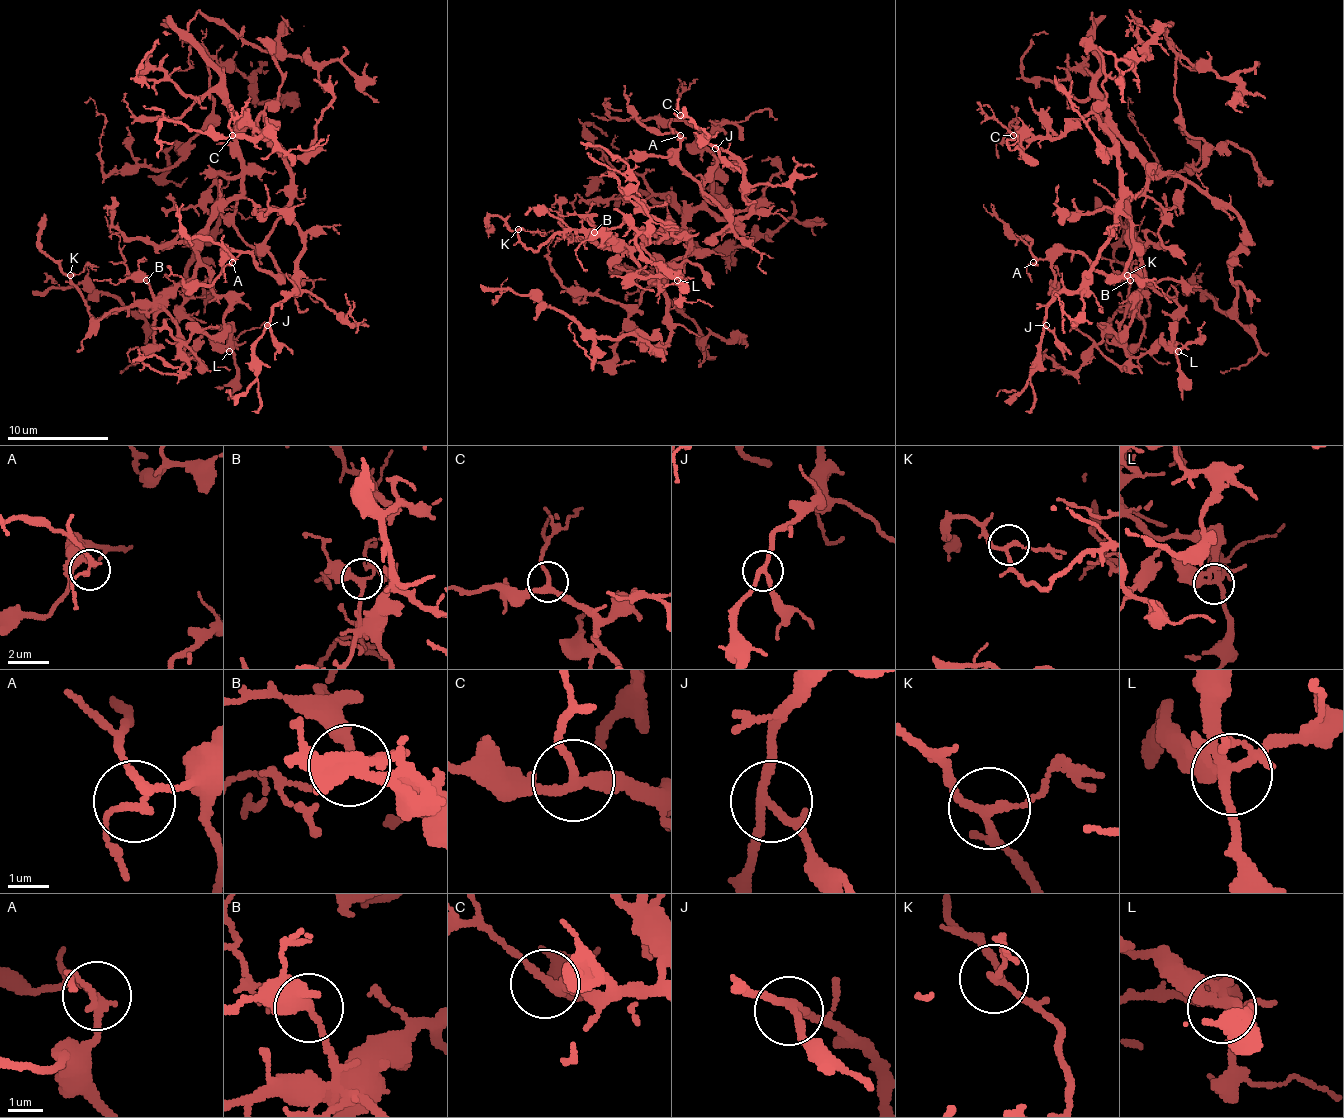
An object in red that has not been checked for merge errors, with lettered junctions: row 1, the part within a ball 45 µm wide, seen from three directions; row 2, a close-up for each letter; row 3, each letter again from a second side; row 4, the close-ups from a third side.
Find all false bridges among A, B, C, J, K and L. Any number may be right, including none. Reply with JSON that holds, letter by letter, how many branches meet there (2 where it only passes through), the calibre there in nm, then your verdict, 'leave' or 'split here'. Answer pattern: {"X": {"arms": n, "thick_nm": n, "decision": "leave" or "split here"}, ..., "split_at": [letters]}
{"A": {"arms": 3, "thick_nm": 170, "decision": "leave"}, "B": {"arms": 3, "thick_nm": 220, "decision": "leave"}, "C": {"arms": 3, "thick_nm": 200, "decision": "leave"}, "J": {"arms": 3, "thick_nm": 200, "decision": "leave"}, "K": {"arms": 3, "thick_nm": 150, "decision": "leave"}, "L": {"arms": 6, "thick_nm": 280, "decision": "leave"}, "split_at": []}

